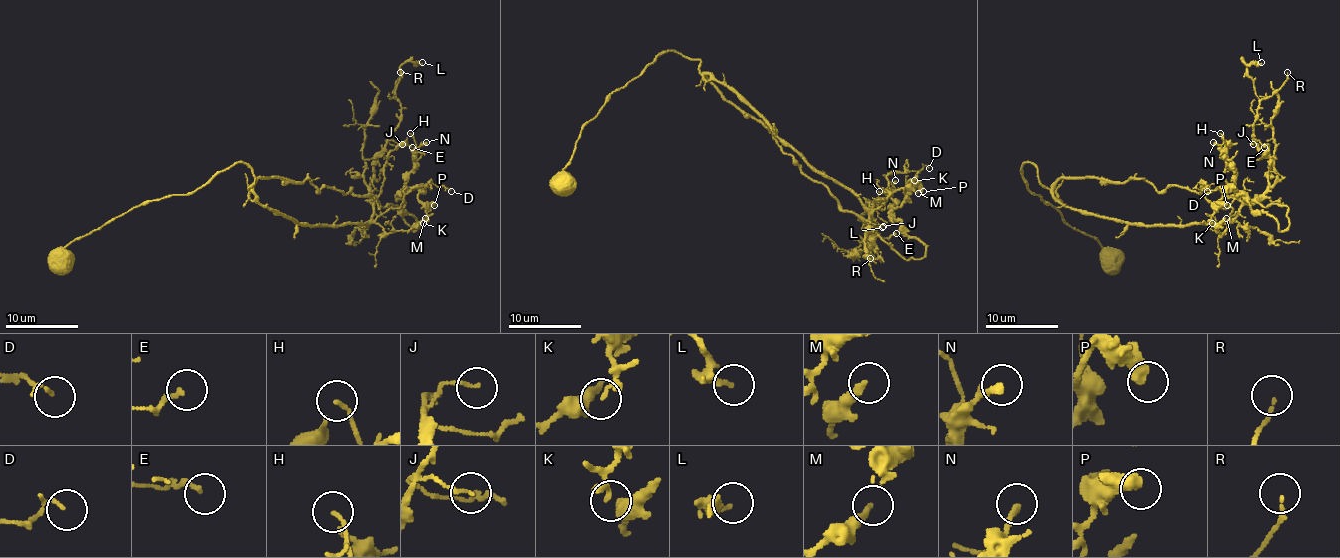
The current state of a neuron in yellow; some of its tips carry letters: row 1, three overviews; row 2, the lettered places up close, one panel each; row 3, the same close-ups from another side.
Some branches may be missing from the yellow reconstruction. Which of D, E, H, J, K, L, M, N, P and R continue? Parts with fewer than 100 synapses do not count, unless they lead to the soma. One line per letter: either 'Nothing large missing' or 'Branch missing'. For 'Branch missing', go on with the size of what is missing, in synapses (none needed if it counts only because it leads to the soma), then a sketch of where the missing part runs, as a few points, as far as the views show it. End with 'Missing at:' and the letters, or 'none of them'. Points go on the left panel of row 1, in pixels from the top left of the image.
D: Nothing large missing
E: Nothing large missing
H: Nothing large missing
J: Nothing large missing
K: Nothing large missing
L: Nothing large missing
M: Nothing large missing
N: Nothing large missing
P: Nothing large missing
R: Nothing large missing
Missing at: none of them

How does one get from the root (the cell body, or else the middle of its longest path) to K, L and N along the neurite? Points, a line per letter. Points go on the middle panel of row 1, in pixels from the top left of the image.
K: (565, 180), (585, 124), (669, 50), (700, 59), (867, 208), (885, 206), (890, 173), (904, 191), (914, 180)
L: (565, 180), (585, 124), (675, 50), (867, 224), (870, 256), (875, 227), (858, 220), (882, 227)
N: (565, 180), (585, 124), (669, 50), (867, 208), (890, 173), (899, 206), (895, 180)

